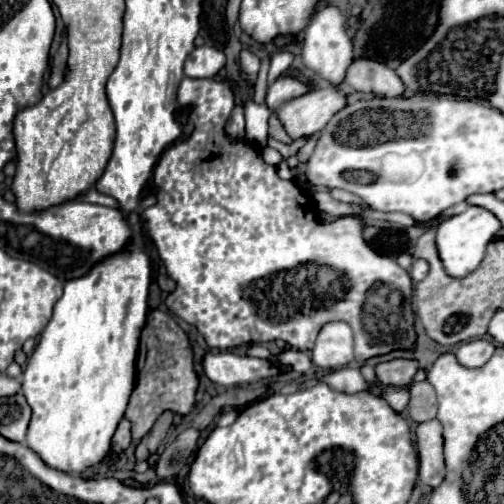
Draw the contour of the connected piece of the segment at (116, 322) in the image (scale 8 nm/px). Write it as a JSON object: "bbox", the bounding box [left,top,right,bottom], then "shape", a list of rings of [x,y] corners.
{"bbox":[23,245,149,475],"shape":[[[137,245],[111,255],[95,265],[89,275],[65,283],[63,297],[55,303],[53,315],[43,329],[33,355],[23,369],[23,395],[33,409],[27,429],[27,447],[31,447],[49,467],[81,475],[101,463],[111,451],[113,433],[123,419],[135,381],[135,357],[139,335],[145,325],[149,293],[149,257]]]}

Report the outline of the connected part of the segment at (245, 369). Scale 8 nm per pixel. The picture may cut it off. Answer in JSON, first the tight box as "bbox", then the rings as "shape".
{"bbox":[203,353,283,385],"shape":[[[207,353],[203,359],[205,375],[219,385],[243,385],[255,383],[265,377],[281,375],[283,369],[273,365],[267,359],[259,357],[241,357],[233,353]]]}

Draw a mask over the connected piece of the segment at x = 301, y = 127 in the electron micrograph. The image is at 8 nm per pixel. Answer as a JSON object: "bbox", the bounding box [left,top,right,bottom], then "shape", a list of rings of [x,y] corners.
{"bbox":[277,87,345,139],"shape":[[[337,87],[311,89],[309,93],[283,103],[277,111],[283,129],[291,139],[317,135],[329,119],[345,107],[345,93]]]}

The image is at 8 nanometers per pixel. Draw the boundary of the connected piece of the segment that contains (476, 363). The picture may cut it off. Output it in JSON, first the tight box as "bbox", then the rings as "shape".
{"bbox":[455,339,495,369],"shape":[[[477,339],[477,341],[469,341],[469,343],[463,343],[459,347],[459,351],[455,353],[457,361],[463,365],[463,367],[469,367],[469,369],[477,369],[477,367],[483,367],[491,355],[495,351],[495,345],[487,339]]]}

